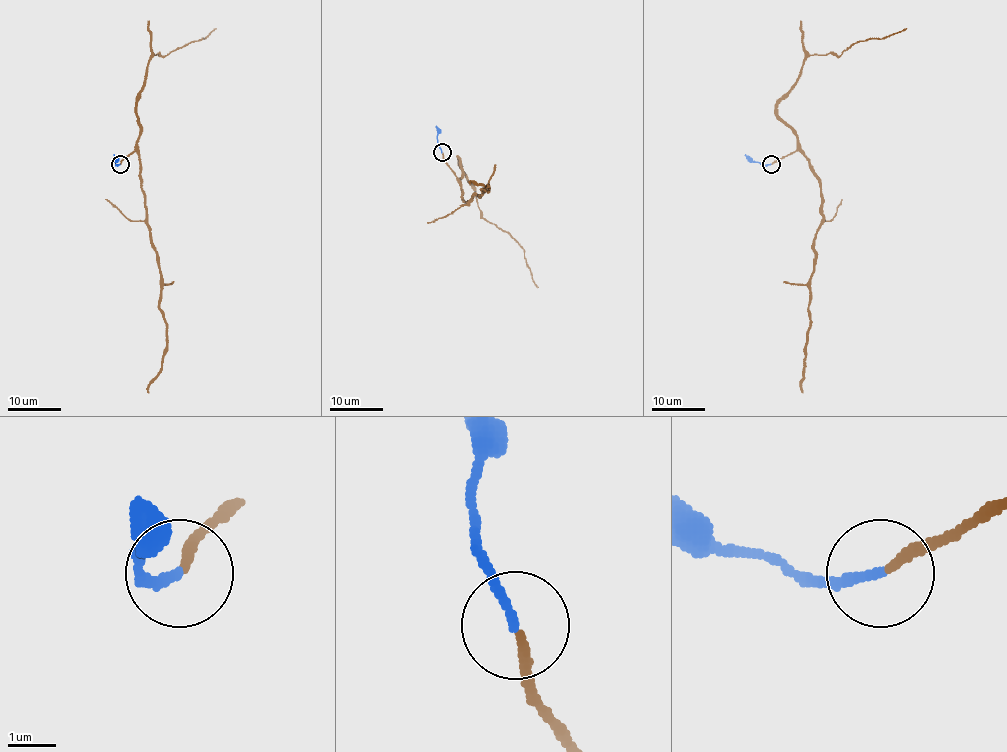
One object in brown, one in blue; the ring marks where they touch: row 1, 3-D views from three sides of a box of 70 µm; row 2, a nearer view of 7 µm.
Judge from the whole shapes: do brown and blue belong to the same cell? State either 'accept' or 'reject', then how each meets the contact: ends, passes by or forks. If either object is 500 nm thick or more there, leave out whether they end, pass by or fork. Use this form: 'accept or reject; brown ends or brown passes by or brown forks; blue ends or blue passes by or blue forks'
accept; brown ends; blue ends

